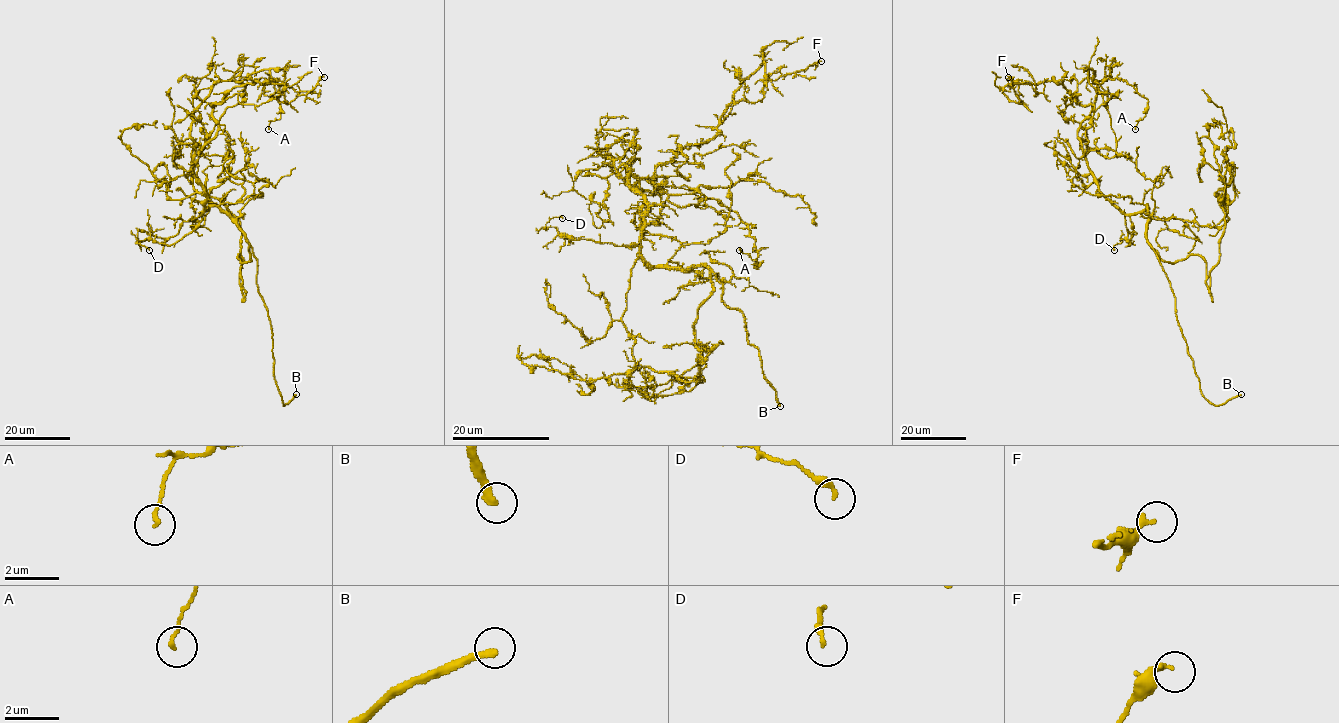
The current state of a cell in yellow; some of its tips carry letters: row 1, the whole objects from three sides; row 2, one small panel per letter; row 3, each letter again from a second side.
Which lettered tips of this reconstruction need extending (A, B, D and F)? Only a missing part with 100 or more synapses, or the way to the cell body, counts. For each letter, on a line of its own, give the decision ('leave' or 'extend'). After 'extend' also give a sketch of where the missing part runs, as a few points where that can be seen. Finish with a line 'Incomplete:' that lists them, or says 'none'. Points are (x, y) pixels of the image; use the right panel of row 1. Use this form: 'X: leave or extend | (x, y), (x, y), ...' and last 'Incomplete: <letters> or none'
A: leave
B: extend | (1241, 394), (1276, 375), (1288, 361), (1281, 290), (1291, 244), (1308, 213), (1305, 215)
D: leave
F: leave
Incomplete: B

